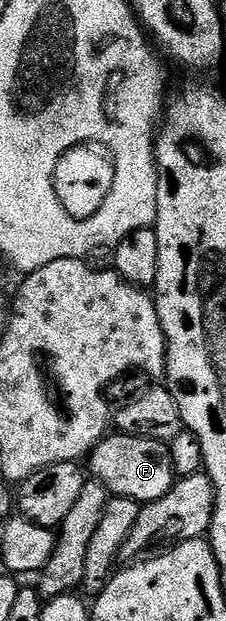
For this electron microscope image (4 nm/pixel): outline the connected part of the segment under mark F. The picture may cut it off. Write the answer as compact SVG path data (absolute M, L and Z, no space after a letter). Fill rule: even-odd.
M119 432L107 435L96 448L90 450L89 461L89 476L104 483L107 491L115 497L127 497L139 503L162 503L169 498L176 484L169 444L147 437L133 437Z

